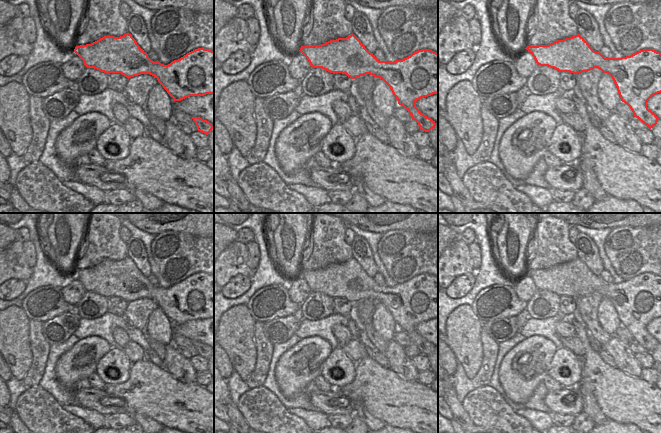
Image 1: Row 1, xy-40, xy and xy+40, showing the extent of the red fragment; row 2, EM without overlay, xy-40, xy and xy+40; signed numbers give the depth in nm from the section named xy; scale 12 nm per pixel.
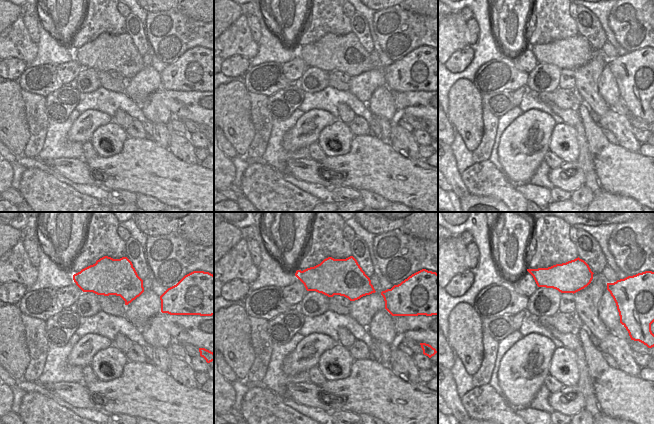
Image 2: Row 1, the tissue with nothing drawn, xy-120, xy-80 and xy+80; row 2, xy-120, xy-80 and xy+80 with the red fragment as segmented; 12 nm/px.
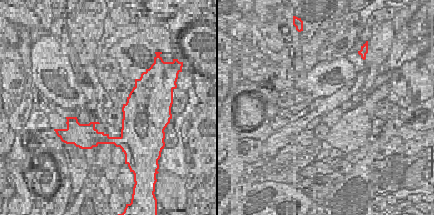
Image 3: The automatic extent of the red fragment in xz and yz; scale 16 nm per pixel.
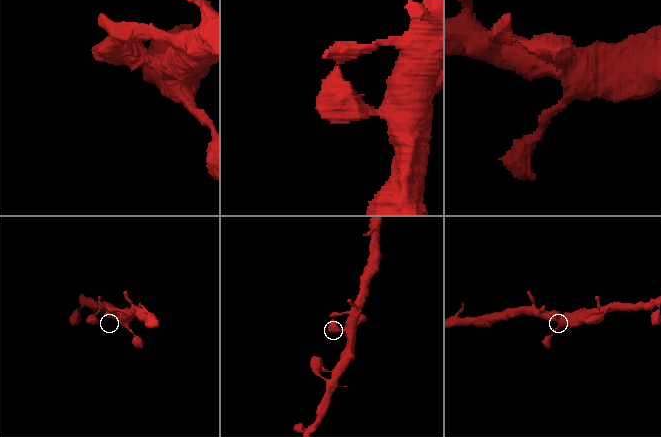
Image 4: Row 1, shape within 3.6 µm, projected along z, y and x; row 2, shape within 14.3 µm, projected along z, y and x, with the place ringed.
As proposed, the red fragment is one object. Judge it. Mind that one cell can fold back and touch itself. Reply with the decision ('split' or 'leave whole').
leave whole

